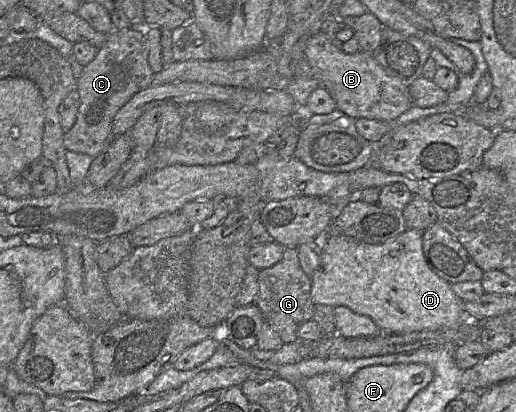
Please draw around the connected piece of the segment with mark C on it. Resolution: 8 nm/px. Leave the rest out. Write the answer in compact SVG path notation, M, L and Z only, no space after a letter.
M133 22L129 29L112 30L105 43L98 48L96 57L83 67L77 80L76 90L80 97L80 106L73 127L64 133L63 144L66 150L81 154L87 154L93 158L102 153L114 140L112 123L117 112L128 103L131 98L142 90L153 85L154 72L148 62L147 40L145 28L140 22Z

